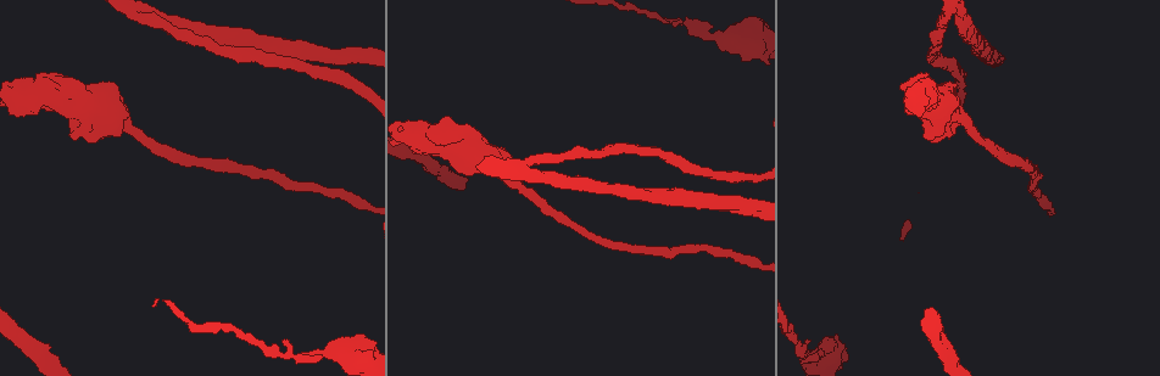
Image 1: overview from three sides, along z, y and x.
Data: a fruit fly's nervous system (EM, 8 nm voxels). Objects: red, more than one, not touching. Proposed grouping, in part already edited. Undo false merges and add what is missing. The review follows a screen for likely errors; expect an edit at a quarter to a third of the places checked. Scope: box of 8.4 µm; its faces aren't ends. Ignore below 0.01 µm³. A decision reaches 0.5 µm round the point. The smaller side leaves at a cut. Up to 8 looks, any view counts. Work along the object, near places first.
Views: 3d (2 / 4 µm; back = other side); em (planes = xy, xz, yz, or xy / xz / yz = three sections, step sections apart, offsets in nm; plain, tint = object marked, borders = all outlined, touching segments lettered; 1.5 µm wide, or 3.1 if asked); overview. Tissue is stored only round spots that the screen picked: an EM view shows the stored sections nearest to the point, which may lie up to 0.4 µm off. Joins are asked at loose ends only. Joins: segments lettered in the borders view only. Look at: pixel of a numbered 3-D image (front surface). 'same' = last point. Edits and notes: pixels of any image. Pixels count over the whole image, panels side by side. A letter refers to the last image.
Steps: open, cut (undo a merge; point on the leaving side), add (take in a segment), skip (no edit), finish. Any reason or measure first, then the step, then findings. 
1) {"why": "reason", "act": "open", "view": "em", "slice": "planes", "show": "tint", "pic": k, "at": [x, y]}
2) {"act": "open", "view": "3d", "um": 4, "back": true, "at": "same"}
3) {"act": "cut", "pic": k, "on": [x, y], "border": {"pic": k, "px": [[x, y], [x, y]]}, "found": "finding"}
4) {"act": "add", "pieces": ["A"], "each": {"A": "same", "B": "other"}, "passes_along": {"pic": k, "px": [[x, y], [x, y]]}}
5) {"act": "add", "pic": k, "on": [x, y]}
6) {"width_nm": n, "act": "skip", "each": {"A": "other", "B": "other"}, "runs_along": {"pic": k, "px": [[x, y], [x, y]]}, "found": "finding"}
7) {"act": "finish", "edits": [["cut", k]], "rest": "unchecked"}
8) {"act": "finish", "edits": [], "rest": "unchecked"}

{"why": "three arms meet", "act": "open", "view": "em", "slice": "yz", "step": 8, "show": "borders", "pic": 1, "at": [137, 18]}

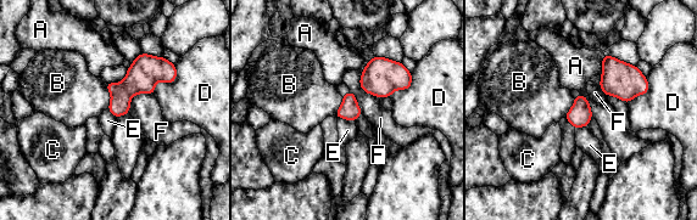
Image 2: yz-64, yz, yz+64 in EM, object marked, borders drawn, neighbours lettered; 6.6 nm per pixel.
{"longest_contact_nm": ["D", 260], "act": "skip", "each": {"A": "other", "B": "other", "C": "other", "D": "other", "E": "other", "F": "other"}, "border": {"pic": 2, "px": [[338, 117], [353, 122]]}, "found": "one neuron here"}

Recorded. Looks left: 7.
{"why": "free end", "act": "open", "view": "em", "slice": "yz", "step": 4, "show": "borders", "pic": 1, "at": [31, 84]}

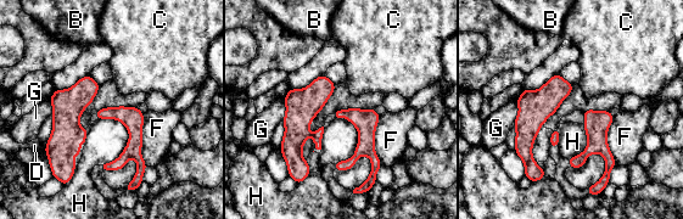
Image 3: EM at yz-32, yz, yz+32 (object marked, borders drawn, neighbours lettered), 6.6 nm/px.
{"act": "skip", "each": {"B": "other", "C": "other", "D": "other", "F": "other", "G": "other", "H": "other"}, "runs_along": {"pic": 3, "px": [[99, 113], [134, 127], [141, 168]]}, "found": "no lettered segment goes on from it"}

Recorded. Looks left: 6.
{"why": "calibre changes", "act": "open", "view": "3d", "um": 2, "pic": 1, "at": [317, 353]}

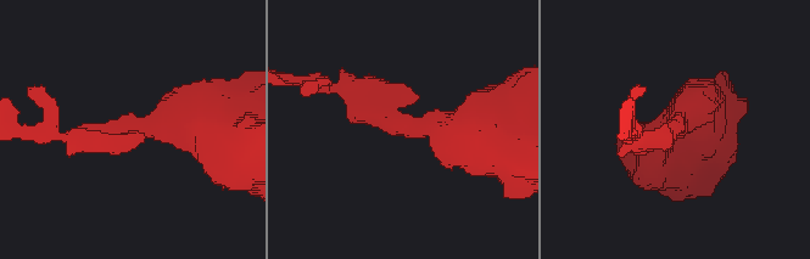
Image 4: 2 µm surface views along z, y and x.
{"act": "open", "view": "em", "slice": "planes", "show": "borders", "pic": 4, "at": [673, 127]}

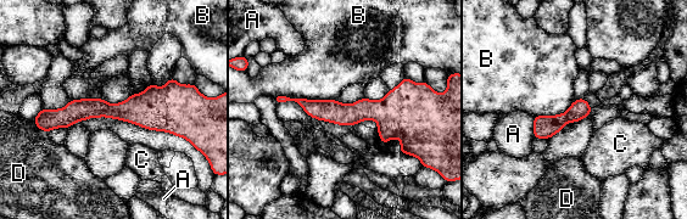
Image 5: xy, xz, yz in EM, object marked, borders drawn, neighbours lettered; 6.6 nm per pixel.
{"width_nm": 150, "act": "skip", "each": {"A": "other", "B": "other", "C": "other", "D": "other"}, "runs_along": {"pic": 5, "px": [[184, 101], [39, 121]]}, "found": "continuous, no second neuron"}

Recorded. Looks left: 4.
{"act": "finish", "edits": [], "rest": "unchecked"}

